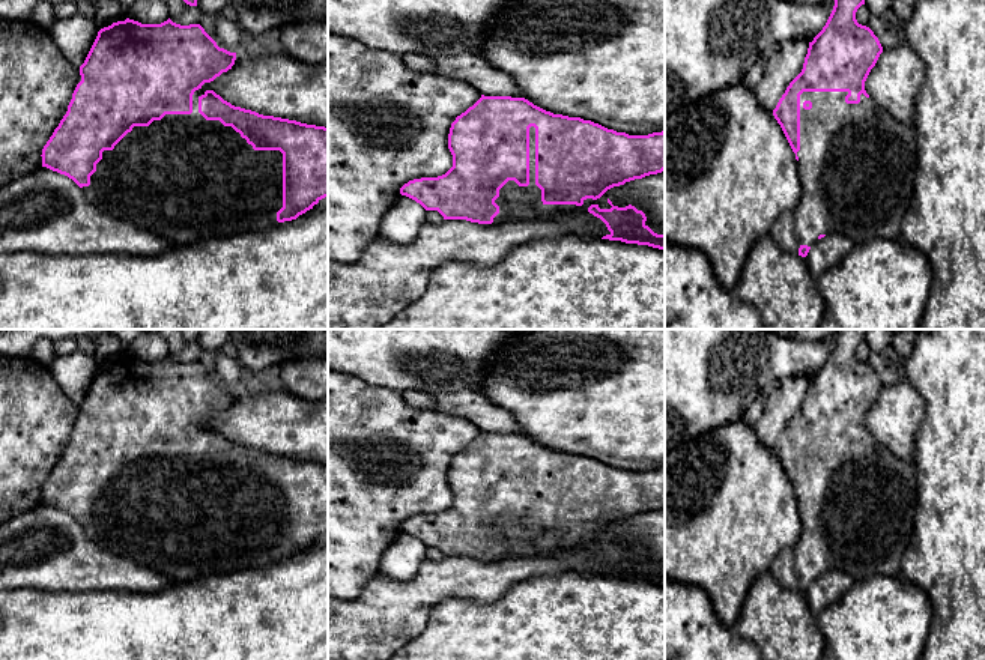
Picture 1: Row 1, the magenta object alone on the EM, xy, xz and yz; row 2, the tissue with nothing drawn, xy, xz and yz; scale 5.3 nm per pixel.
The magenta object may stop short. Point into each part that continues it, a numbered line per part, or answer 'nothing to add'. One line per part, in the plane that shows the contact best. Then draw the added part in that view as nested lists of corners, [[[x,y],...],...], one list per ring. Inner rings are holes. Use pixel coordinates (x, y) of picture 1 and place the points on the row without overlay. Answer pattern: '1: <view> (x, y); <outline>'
1: xz (515, 538); [[[529,465],[529,522],[519,523],[514,517],[508,517],[495,537],[499,550],[493,559],[508,559],[520,556],[553,558],[574,546],[588,546],[591,541],[600,541],[602,546],[611,546],[606,531],[600,535],[583,537],[582,543],[576,541],[544,541],[541,538],[541,526],[535,522],[535,465]]]

